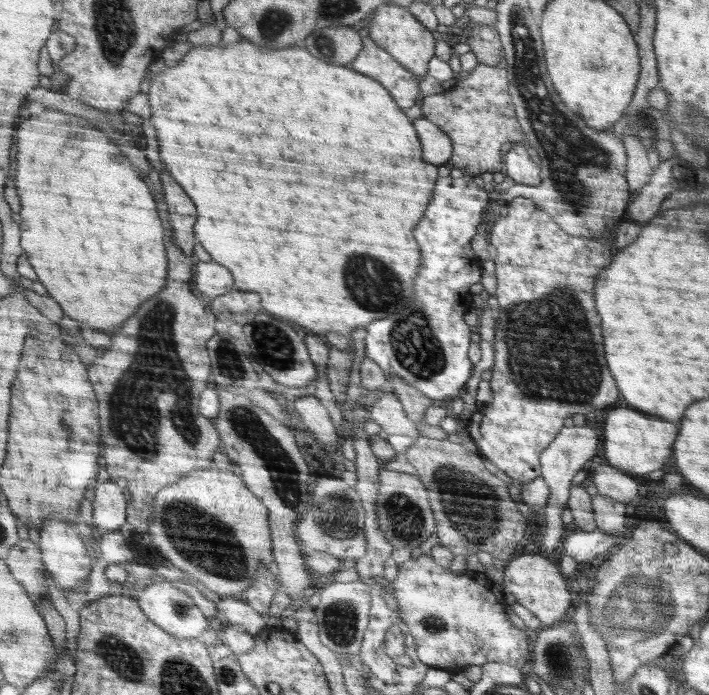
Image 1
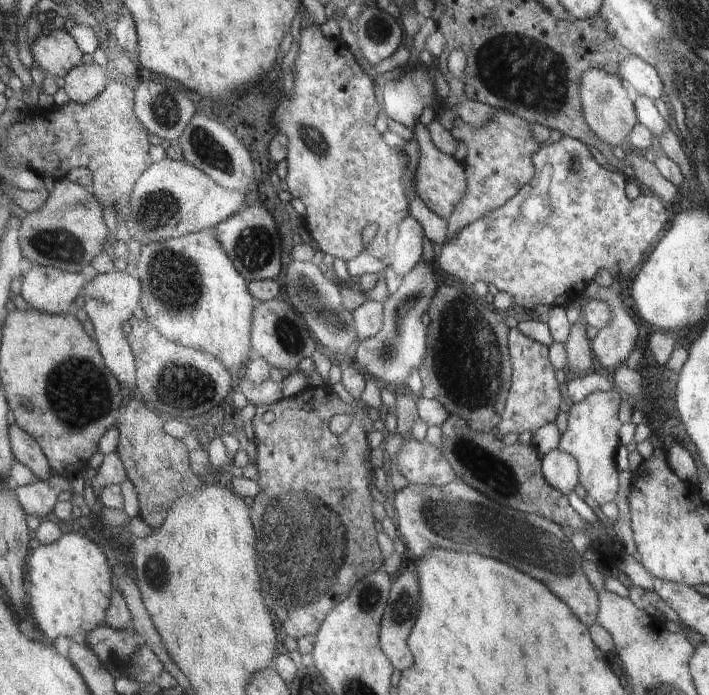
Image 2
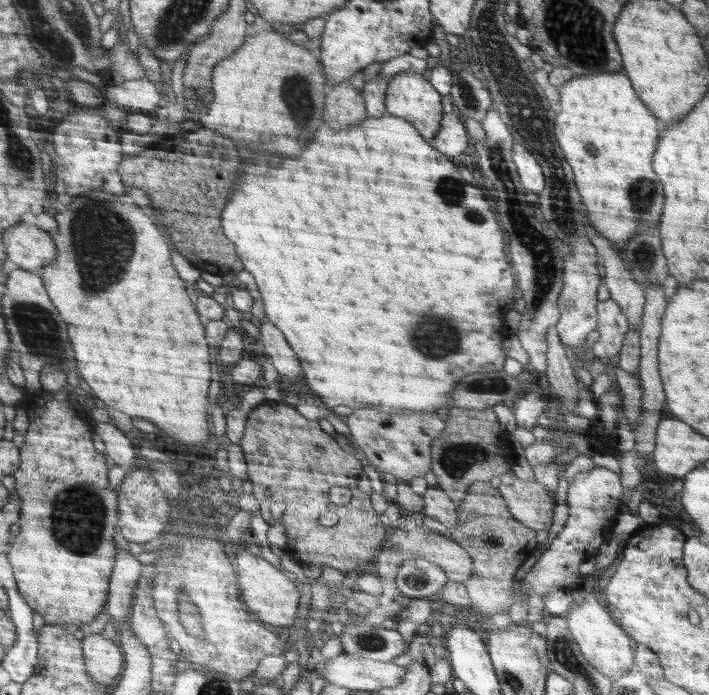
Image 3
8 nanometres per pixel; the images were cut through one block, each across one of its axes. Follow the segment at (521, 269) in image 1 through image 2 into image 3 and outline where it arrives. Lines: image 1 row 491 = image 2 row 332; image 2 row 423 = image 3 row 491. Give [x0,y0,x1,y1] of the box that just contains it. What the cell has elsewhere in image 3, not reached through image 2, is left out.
[497,476,554,532]

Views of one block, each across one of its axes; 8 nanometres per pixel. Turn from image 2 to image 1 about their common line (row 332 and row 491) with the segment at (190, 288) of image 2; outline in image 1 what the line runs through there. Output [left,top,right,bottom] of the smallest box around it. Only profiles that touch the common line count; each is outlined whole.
[149,465,275,596]

